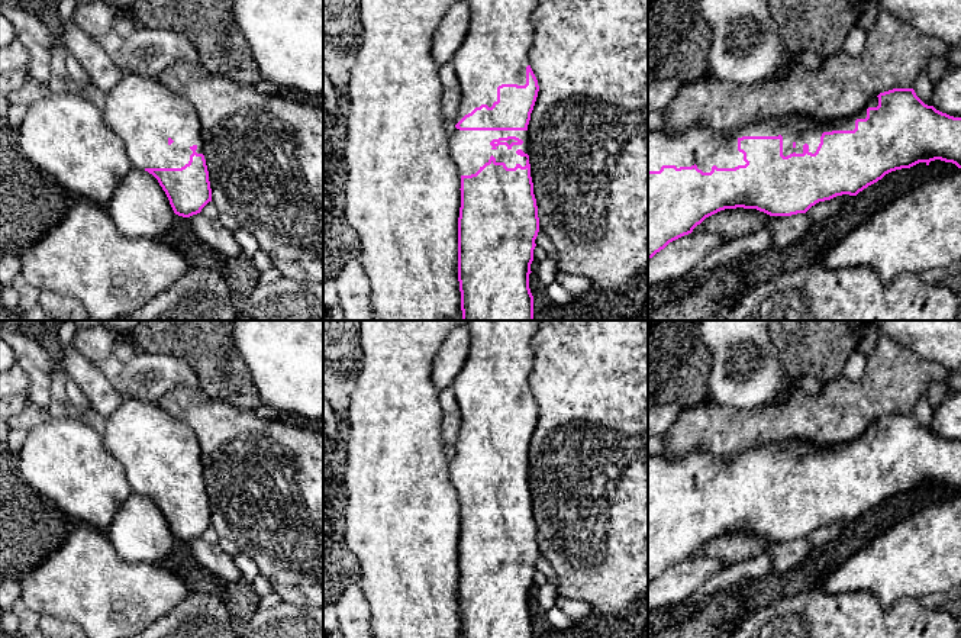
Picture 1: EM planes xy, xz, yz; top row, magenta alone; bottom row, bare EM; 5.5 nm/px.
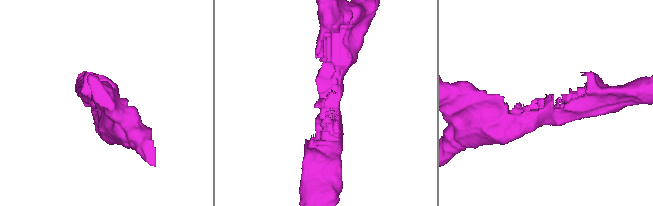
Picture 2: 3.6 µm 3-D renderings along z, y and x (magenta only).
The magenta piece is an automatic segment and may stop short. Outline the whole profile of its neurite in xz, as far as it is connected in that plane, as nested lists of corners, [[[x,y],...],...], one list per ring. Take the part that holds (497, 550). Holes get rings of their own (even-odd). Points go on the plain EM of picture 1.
[[[464,320],[470,331],[468,358],[452,383],[452,390],[461,410],[459,434],[454,444],[455,455],[449,460],[449,481],[461,503],[461,532],[458,542],[458,606],[462,638],[533,638],[533,621],[529,613],[531,589],[533,586],[535,564],[539,557],[538,531],[533,519],[531,489],[528,480],[528,450],[533,435],[539,410],[529,390],[529,377],[533,365],[532,336],[541,320]]]

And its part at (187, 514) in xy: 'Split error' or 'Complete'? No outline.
Split error

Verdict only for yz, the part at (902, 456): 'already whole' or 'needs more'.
needs more

